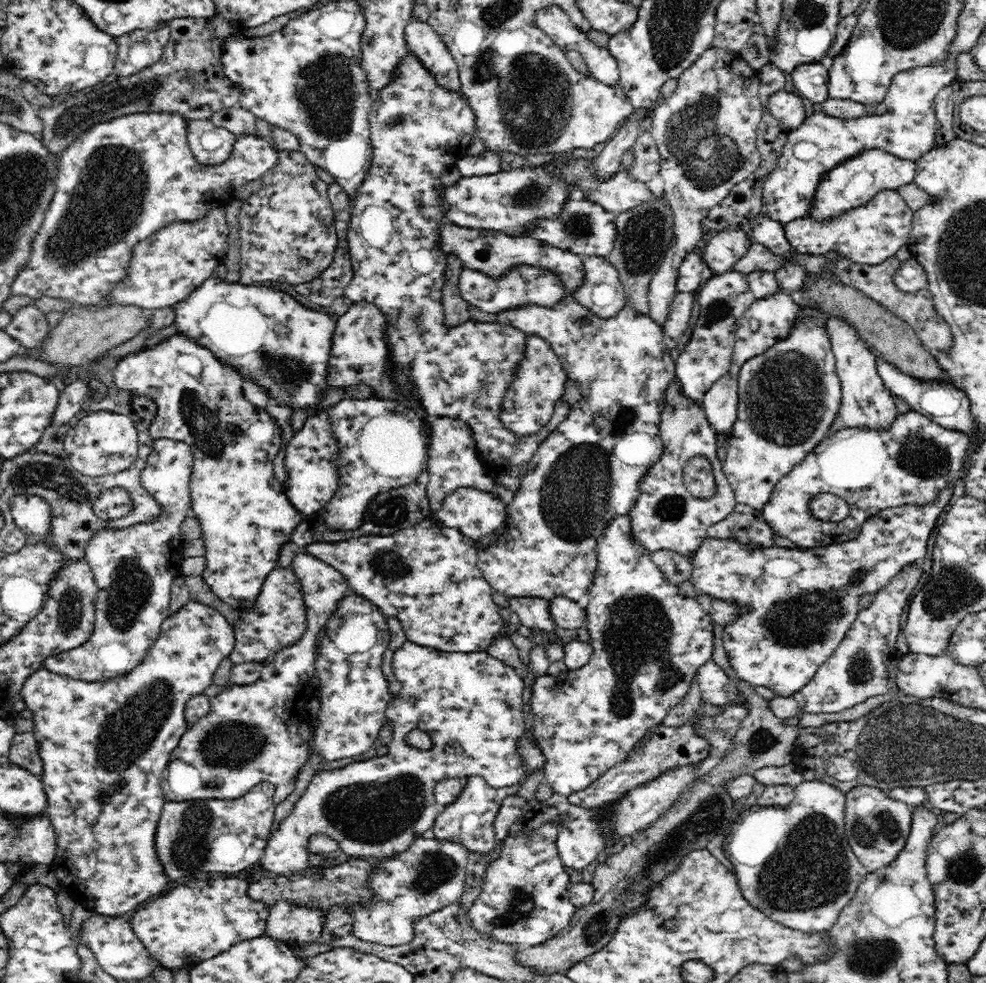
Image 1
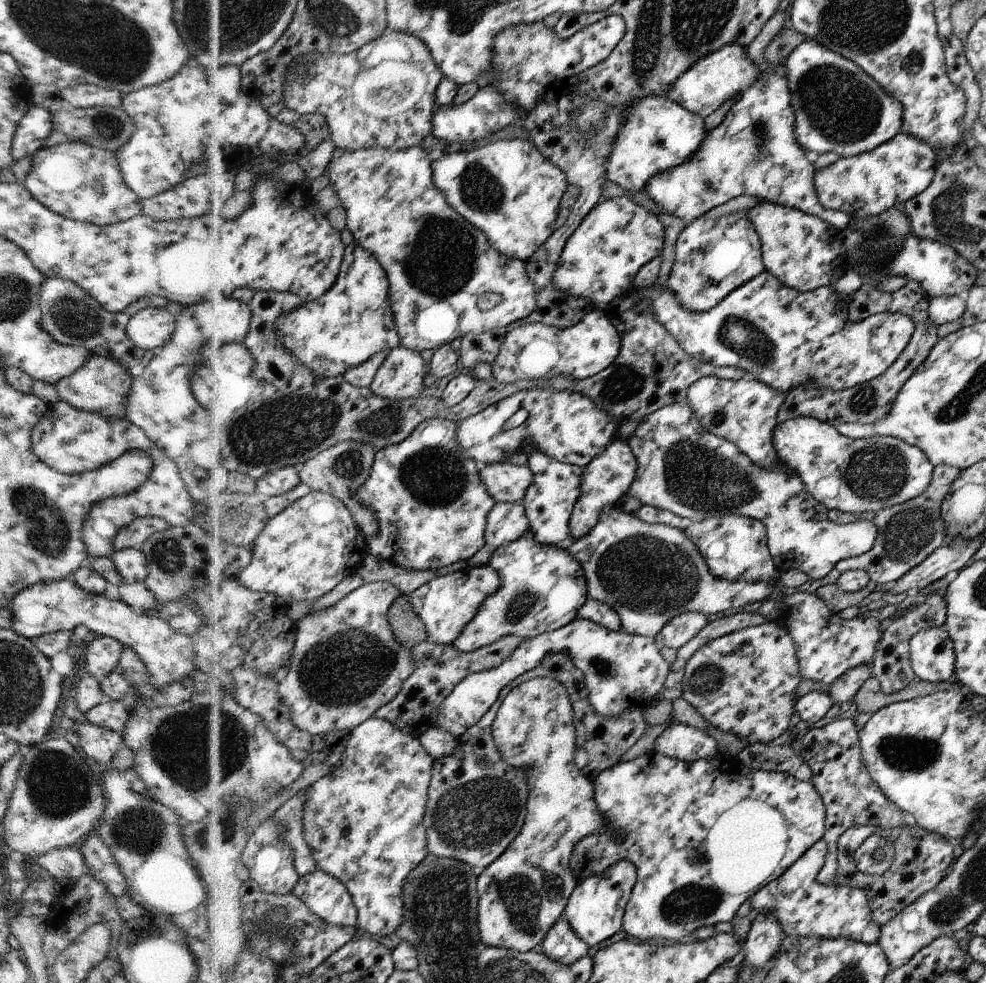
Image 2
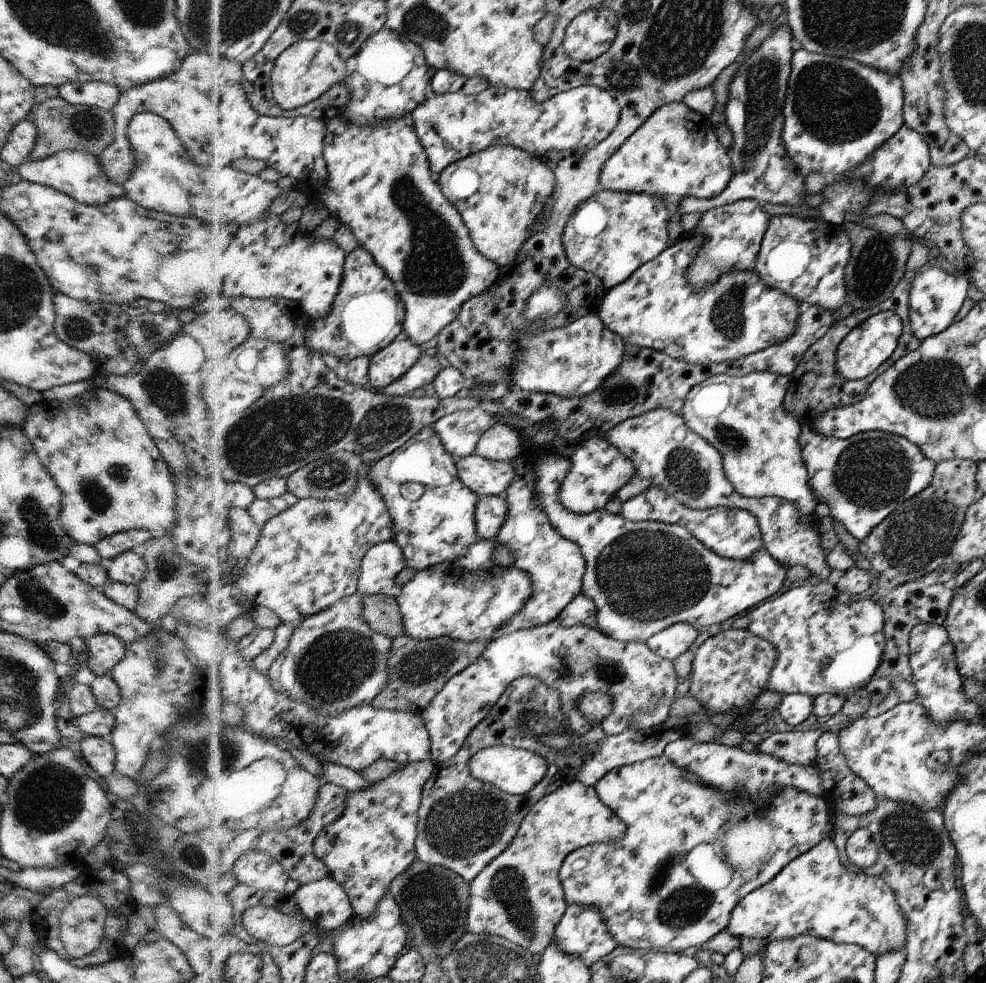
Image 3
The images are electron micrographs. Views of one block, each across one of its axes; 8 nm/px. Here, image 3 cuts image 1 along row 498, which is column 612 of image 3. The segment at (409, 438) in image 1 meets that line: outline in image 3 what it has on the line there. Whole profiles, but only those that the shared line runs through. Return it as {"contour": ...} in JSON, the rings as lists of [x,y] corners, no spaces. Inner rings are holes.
{"contour":[[[598,312],[581,316],[567,327],[555,324],[544,326],[541,331],[520,340],[520,354],[516,356],[513,372],[511,371],[510,374],[511,384],[522,390],[554,393],[569,399],[590,395],[624,360],[625,343],[618,333],[603,325],[603,320]]]}

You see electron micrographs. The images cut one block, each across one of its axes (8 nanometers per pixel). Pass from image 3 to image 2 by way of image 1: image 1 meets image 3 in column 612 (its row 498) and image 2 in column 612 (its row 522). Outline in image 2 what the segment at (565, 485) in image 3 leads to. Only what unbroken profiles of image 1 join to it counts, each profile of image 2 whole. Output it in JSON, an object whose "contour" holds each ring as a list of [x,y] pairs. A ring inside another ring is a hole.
{"contour":[[[614,440],[604,453],[594,458],[594,462],[583,468],[583,482],[576,489],[576,506],[569,522],[571,536],[574,539],[585,537],[601,520],[601,512],[608,504],[616,504],[625,496],[637,474],[637,457],[627,440]]]}

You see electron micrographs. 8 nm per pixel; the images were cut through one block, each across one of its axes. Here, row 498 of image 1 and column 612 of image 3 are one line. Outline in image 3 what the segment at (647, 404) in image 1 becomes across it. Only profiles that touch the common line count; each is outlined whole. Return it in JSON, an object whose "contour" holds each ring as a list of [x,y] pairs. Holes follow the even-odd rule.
{"contour":[[[543,453],[533,464],[533,495],[543,508],[549,521],[564,538],[577,543],[585,557],[585,576],[582,594],[596,603],[596,628],[612,638],[630,642],[642,641],[668,629],[674,623],[692,623],[698,630],[728,620],[730,616],[756,607],[756,604],[776,596],[782,588],[787,567],[782,566],[764,546],[748,561],[737,561],[717,555],[705,546],[690,530],[682,525],[669,525],[658,521],[631,521],[622,515],[602,509],[593,513],[574,514],[561,503],[559,490],[571,469],[568,458]]]}

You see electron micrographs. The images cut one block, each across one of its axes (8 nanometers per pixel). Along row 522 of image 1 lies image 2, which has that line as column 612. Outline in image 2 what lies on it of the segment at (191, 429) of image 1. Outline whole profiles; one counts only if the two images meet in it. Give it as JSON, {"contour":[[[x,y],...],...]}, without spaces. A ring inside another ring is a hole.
{"contour":[[[628,196],[600,201],[582,221],[573,236],[566,241],[564,252],[561,253],[560,264],[552,275],[551,283],[562,293],[589,300],[594,308],[601,308],[631,288],[630,283],[638,270],[653,258],[661,256],[664,241],[665,232],[660,224],[660,219]]]}

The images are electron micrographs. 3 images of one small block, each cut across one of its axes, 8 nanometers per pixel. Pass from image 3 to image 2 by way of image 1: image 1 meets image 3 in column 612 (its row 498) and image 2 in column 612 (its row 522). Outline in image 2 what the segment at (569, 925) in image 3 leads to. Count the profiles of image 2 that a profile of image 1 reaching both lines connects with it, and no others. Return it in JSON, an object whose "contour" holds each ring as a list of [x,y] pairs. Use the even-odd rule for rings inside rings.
{"contour":[[[628,859],[614,863],[603,873],[584,877],[582,882],[578,883],[577,889],[573,890],[563,916],[571,922],[580,938],[590,947],[596,946],[610,936],[622,933],[623,914],[636,881],[637,870]]]}

